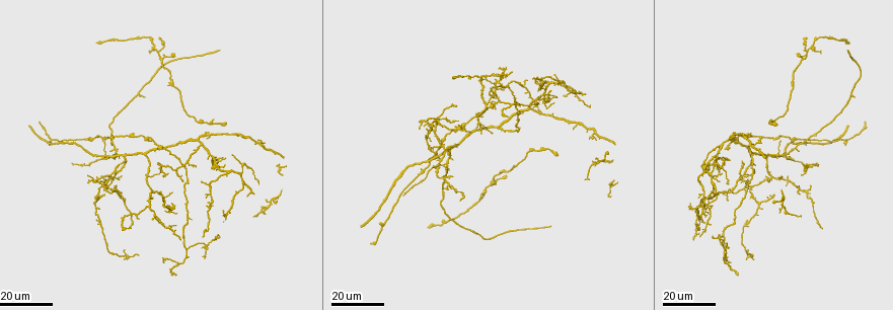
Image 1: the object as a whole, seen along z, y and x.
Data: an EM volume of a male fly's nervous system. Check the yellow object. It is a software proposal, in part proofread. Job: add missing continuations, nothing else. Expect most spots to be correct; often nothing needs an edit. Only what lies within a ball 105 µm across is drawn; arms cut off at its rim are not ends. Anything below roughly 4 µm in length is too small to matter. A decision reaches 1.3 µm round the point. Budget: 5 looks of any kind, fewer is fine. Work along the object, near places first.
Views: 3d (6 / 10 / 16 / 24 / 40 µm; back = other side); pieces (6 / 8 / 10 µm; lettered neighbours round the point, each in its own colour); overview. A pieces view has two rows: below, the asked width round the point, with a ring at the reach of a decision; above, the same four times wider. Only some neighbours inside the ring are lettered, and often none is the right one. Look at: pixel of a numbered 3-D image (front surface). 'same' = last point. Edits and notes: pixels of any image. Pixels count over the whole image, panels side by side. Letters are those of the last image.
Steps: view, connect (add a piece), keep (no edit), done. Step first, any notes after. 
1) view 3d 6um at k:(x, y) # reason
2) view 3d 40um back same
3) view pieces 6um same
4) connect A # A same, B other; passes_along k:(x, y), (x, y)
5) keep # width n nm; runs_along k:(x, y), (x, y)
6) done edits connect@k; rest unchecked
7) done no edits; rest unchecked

view 3d 24um at 1:(800, 151) # an open end

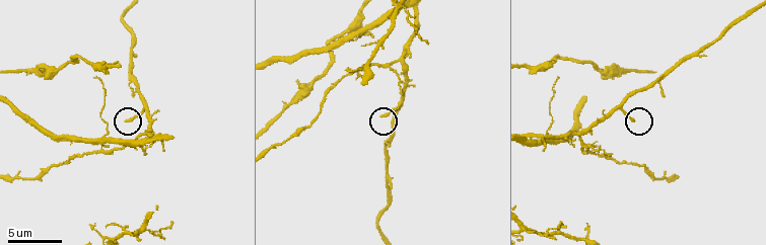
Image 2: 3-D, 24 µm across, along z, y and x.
view pieces 6um at 2:(632, 121) # what lies round it

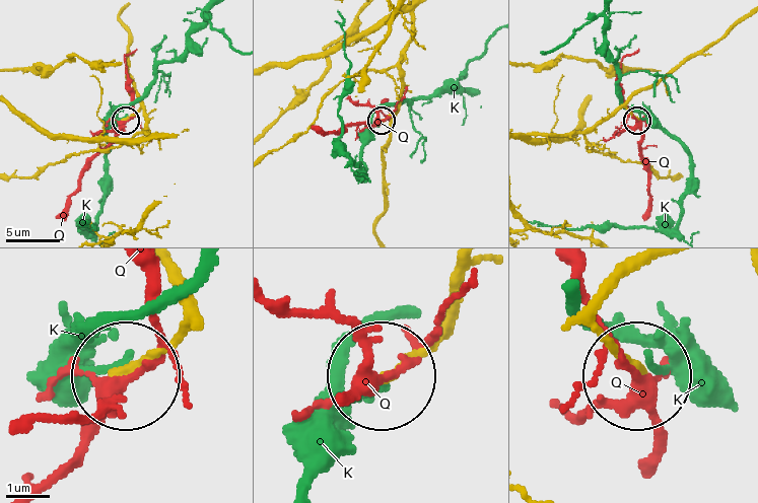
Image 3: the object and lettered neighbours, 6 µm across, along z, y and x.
keep # K other, Q other; none of them fits

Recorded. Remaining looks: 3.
view pieces 6um at 2:(116, 62) # branch stops here

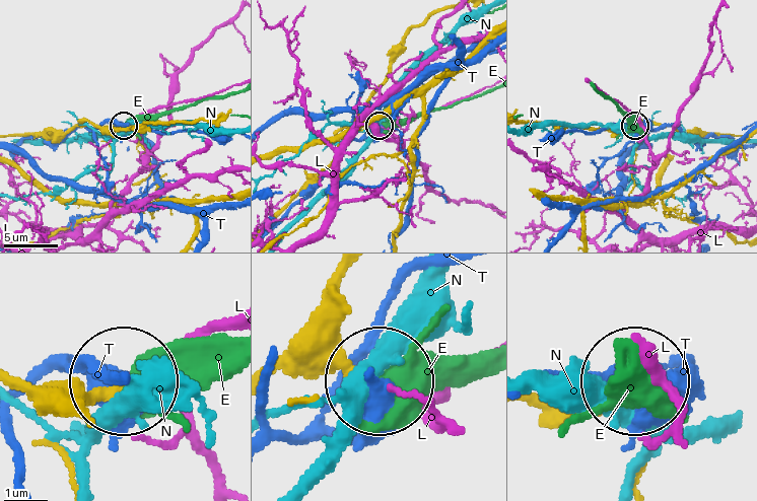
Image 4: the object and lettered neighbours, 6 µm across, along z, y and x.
keep # E other, L other, N other, T other; none of them fits

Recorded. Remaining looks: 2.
view 3d 24um at 1:(160, 36) # free end

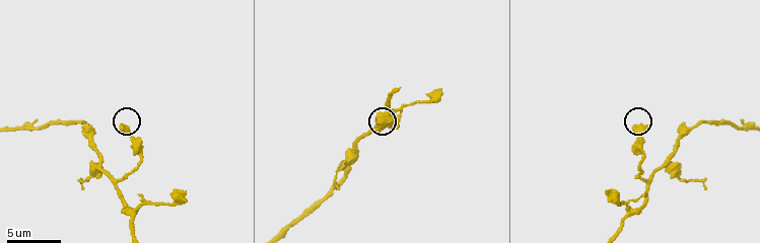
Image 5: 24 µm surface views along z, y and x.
view pieces 6um at 5:(635, 126)

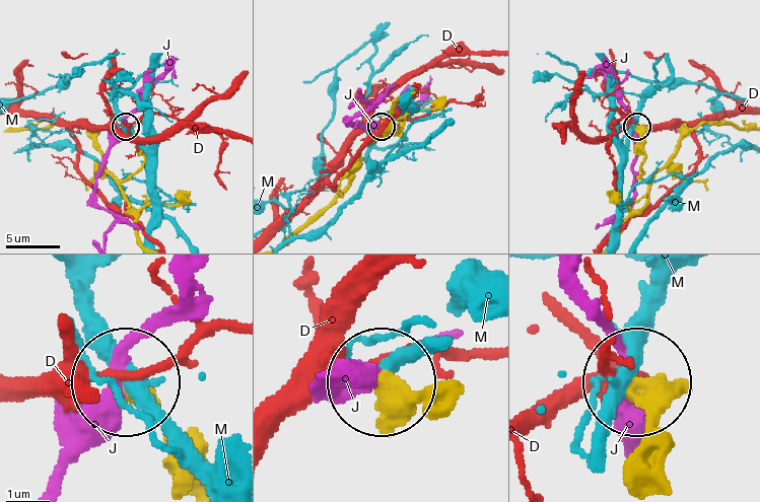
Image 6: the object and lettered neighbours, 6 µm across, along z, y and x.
keep # width 440 nm; D other, J other, M other; runs_along 6:(661, 442), (661, 409), (642, 380); none of them fits

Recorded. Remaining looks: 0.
done no edits; rest unchecked

